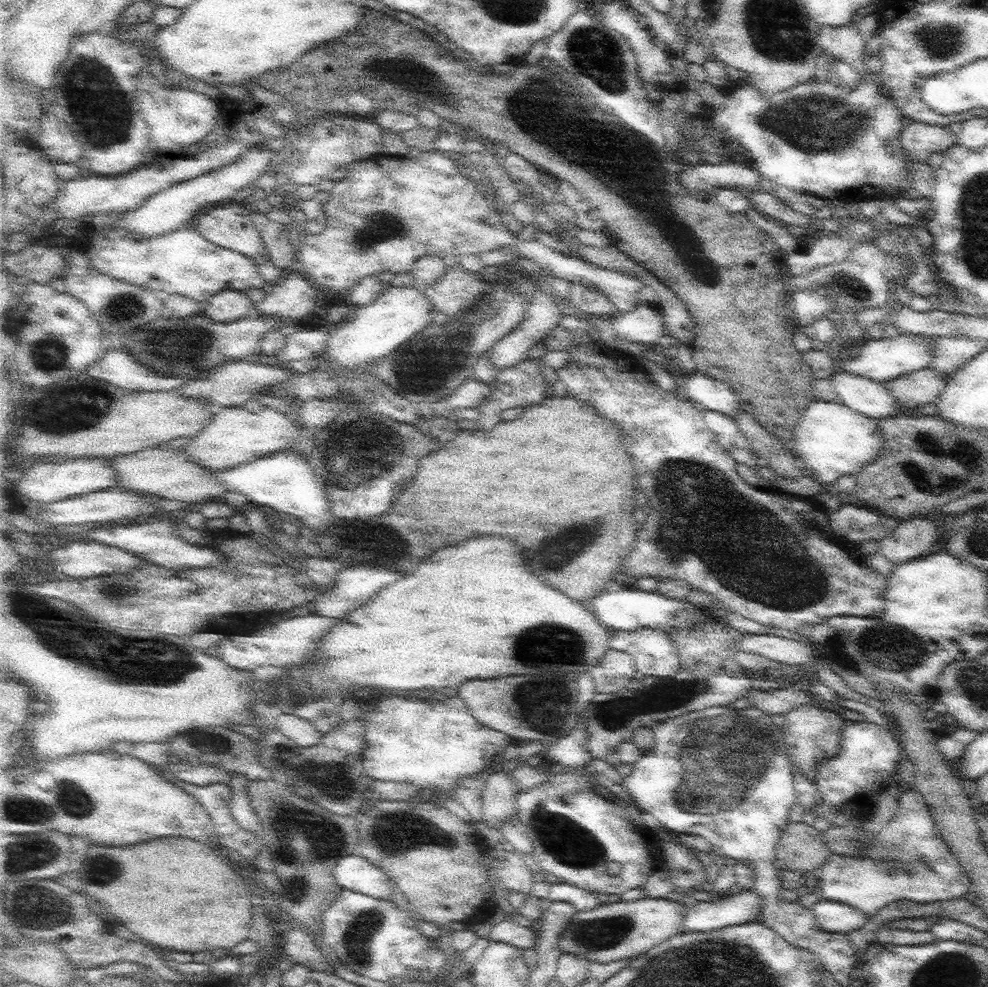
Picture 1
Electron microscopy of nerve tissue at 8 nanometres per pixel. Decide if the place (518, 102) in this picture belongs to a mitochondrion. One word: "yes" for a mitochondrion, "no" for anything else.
no

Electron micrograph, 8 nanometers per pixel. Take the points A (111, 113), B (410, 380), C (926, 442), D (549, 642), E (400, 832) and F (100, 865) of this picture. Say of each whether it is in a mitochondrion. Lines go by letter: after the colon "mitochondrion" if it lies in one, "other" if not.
A: mitochondrion
B: mitochondrion
C: other
D: mitochondrion
E: mitochondrion
F: mitochondrion

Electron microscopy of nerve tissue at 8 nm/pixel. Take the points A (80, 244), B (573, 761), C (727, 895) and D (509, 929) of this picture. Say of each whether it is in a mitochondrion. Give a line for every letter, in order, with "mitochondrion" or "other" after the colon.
A: other
B: other
C: other
D: other

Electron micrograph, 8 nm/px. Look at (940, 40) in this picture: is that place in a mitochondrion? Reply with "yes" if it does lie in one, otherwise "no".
yes

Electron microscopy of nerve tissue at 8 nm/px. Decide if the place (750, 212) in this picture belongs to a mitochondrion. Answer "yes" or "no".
no

